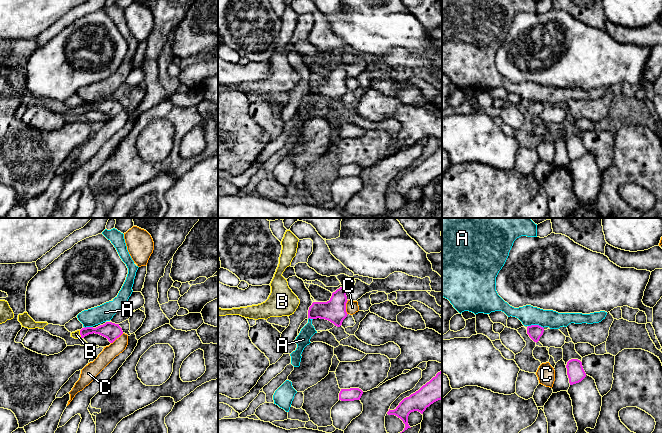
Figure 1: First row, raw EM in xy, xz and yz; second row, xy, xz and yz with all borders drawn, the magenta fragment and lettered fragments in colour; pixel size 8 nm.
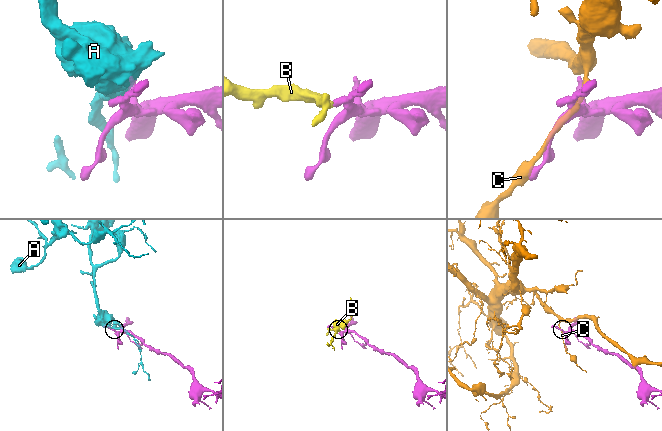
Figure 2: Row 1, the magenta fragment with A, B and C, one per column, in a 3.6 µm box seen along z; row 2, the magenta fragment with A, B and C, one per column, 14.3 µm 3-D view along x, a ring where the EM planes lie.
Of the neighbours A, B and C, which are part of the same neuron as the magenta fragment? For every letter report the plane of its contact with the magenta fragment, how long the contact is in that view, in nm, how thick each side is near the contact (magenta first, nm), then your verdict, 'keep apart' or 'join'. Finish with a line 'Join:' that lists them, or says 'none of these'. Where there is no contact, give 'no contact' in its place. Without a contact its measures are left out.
A: yz | 130 nm | 110/160 nm | keep apart
B: xy | 70 nm | 140/60 nm | join
C: xz | 120 nm | 190/100 nm | keep apart
Join: B

